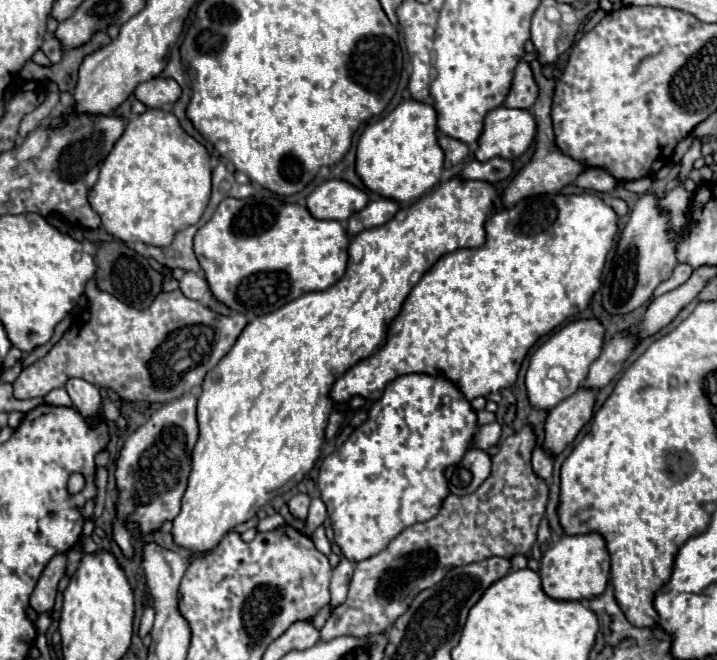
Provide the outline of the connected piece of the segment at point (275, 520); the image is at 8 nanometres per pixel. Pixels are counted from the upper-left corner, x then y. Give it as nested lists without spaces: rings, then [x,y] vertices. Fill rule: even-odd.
[[[275,513],[272,516],[265,517],[264,519],[261,519],[260,522],[257,525],[257,531],[258,532],[266,532],[269,530],[273,530],[275,528],[278,528],[279,526],[283,526],[285,524],[284,518],[279,514]]]

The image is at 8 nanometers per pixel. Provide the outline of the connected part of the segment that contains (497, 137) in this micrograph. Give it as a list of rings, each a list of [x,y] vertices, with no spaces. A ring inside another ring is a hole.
[[[499,106],[485,116],[485,128],[475,158],[481,162],[495,156],[515,160],[531,146],[535,132],[537,122],[529,110]]]

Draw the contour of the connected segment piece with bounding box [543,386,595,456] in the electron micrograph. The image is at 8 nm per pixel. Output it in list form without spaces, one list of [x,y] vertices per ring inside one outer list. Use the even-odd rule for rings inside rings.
[[[581,386],[573,396],[551,408],[545,422],[545,450],[553,456],[563,452],[563,448],[573,442],[579,430],[591,420],[593,406],[595,390]]]

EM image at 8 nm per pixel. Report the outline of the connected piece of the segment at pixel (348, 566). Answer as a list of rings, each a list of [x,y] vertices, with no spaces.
[[[341,558],[339,566],[333,570],[333,578],[331,578],[331,586],[329,586],[329,590],[331,590],[331,602],[329,602],[331,612],[345,602],[351,576],[353,576],[353,564],[349,560]]]

